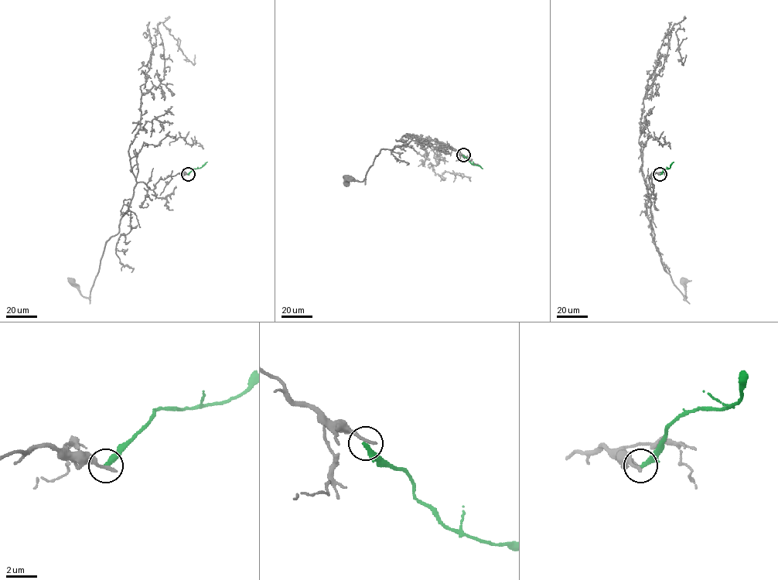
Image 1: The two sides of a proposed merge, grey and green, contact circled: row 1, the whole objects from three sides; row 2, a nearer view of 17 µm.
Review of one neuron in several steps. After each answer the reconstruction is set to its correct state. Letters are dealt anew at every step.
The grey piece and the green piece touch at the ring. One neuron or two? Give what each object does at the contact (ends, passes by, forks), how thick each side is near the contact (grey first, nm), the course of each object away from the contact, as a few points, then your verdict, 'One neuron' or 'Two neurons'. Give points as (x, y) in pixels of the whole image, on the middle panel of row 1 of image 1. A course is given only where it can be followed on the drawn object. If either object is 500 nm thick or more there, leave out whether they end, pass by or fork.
At the ring grey ends. At the ring green ends. Thickness 260 nm (grey) against 320 nm. Course of grey: (463, 155), (444, 144), (426, 145), (421, 141), (411, 141), (405, 146), (381, 149), (362, 181), (347, 179). Course of green: (463, 155), (471, 163), (482, 168). Two neurons

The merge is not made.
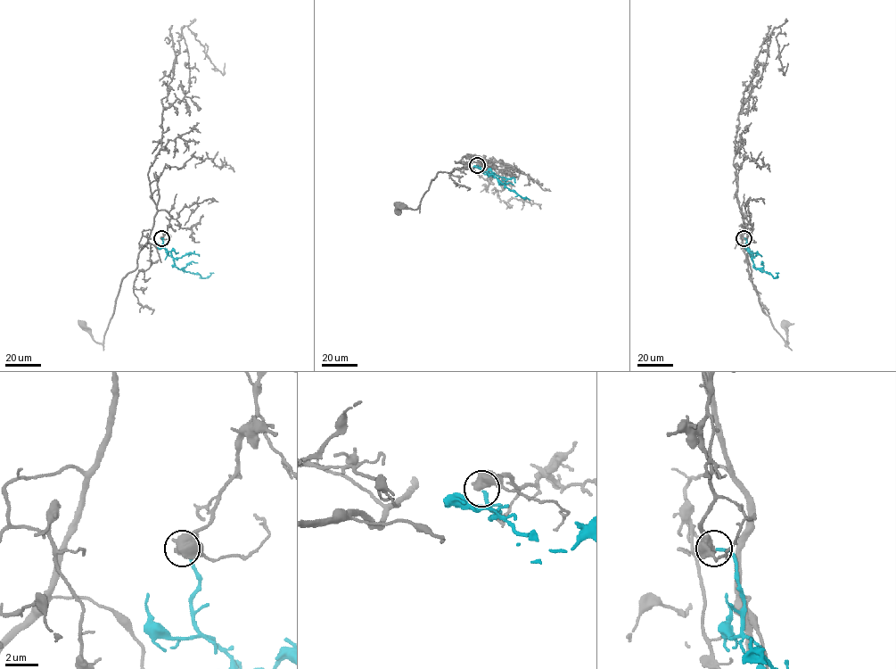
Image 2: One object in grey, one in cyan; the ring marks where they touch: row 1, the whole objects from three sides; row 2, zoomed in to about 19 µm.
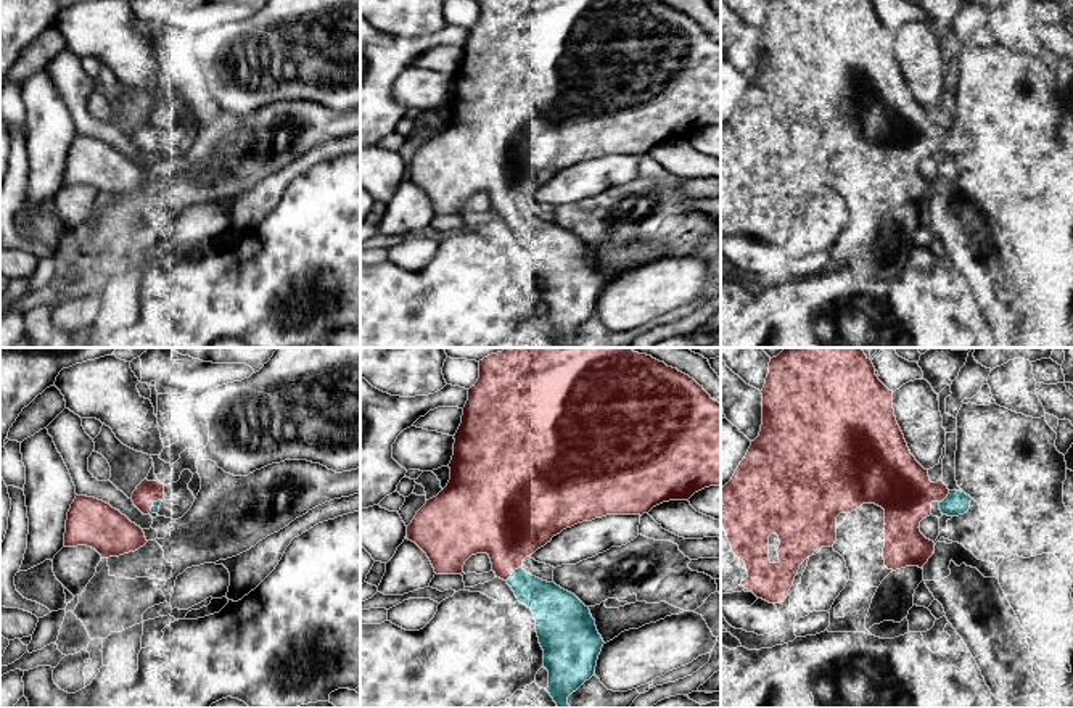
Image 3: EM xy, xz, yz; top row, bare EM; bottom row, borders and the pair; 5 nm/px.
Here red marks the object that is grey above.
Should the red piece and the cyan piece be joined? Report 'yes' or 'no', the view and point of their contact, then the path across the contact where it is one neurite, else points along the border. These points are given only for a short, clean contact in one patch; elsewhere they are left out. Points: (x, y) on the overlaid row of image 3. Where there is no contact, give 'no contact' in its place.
yes; meets red in xz at (512, 572)

